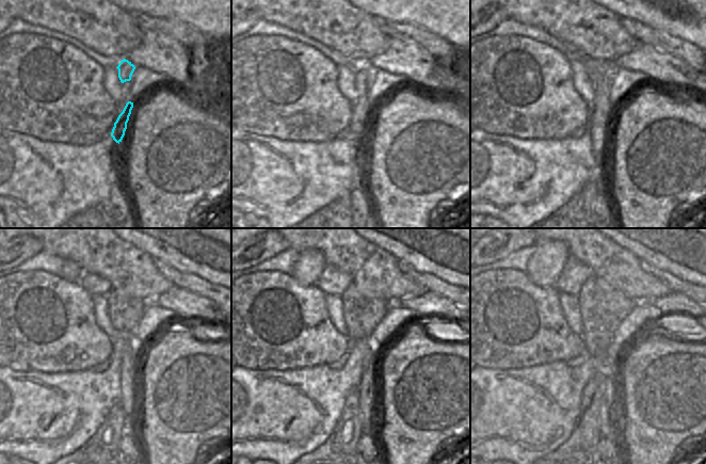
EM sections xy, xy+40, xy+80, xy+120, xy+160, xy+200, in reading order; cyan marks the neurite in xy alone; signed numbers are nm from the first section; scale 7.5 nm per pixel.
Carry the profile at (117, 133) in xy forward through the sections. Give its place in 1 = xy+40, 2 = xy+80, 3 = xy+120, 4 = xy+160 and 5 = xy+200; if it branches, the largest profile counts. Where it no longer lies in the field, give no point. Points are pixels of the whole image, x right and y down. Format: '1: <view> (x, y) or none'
1: xy+40 (363, 109)
2: xy+80 (600, 127)
3: xy+120 (129, 382)
4: xy+160 (367, 388)
5: xy+200 (609, 399)

